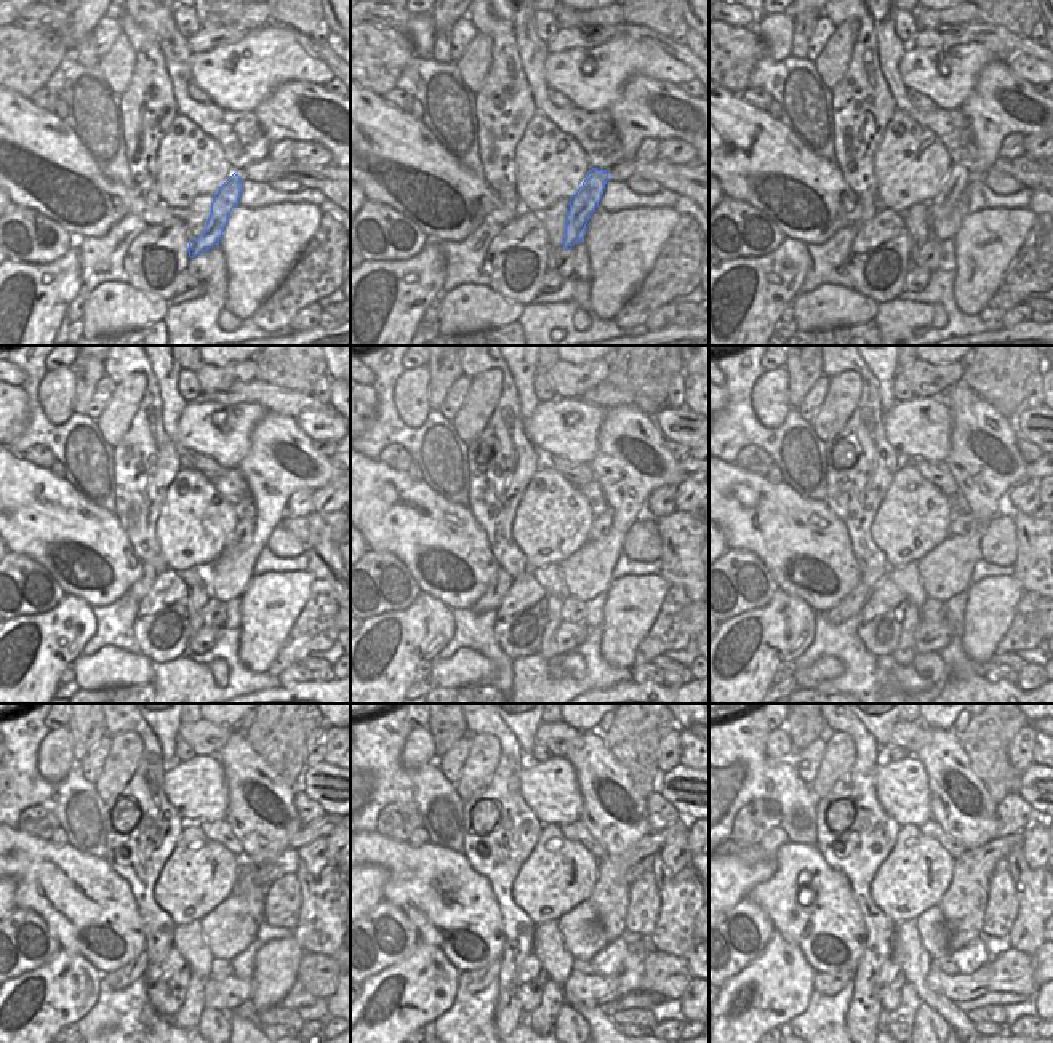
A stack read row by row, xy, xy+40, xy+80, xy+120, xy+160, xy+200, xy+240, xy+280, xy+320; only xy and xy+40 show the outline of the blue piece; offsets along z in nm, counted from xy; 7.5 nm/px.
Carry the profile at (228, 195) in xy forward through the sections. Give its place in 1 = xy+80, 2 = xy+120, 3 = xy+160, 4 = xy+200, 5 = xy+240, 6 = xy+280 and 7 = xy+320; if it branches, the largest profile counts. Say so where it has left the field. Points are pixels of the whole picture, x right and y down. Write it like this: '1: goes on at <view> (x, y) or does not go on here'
1: goes on at xy+80 (956, 183)
2: goes on at xy+120 (240, 538)
3: goes on at xy+160 (602, 523)
4: goes on at xy+200 (962, 522)
5: goes on at xy+240 (266, 875)
6: goes on at xy+280 (640, 867)
7: goes on at xy+320 (1002, 864)

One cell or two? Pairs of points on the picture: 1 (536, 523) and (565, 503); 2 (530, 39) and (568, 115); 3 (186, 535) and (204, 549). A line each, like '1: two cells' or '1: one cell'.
1: one cell
2: one cell
3: one cell

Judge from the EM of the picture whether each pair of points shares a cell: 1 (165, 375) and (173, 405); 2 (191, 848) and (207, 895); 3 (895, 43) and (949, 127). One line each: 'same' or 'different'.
1: same
2: same
3: same

